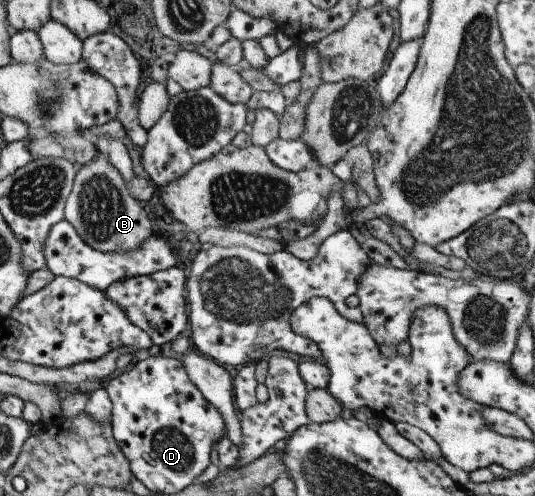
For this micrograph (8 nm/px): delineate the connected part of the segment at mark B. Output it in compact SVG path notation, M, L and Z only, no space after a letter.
M101 154L91 163L78 167L63 216L90 248L102 253L134 252L155 233L146 208L133 198L120 172Z

